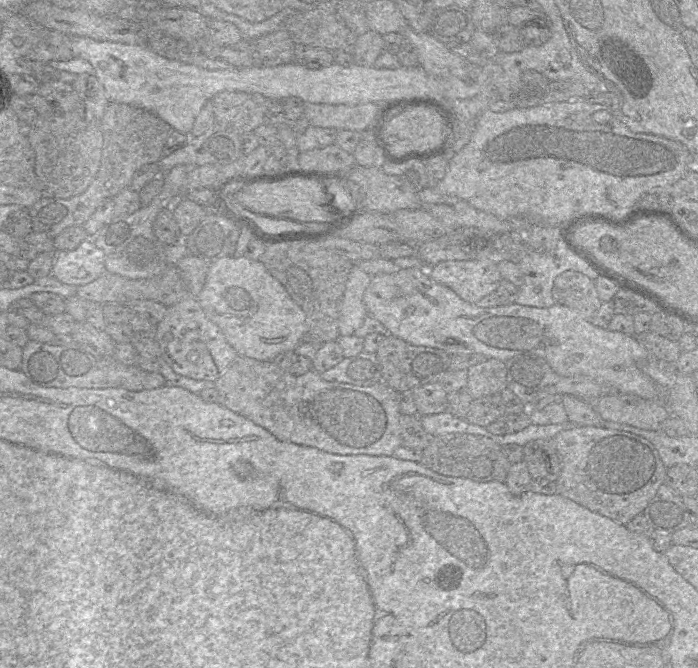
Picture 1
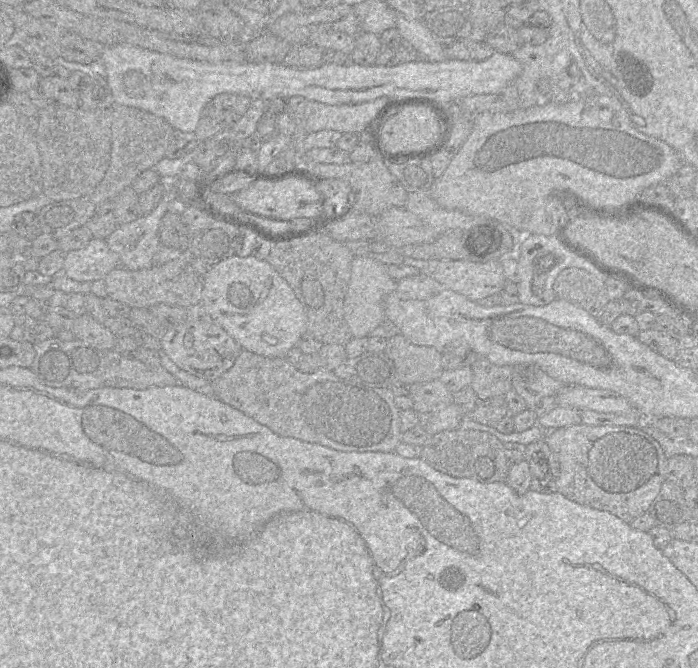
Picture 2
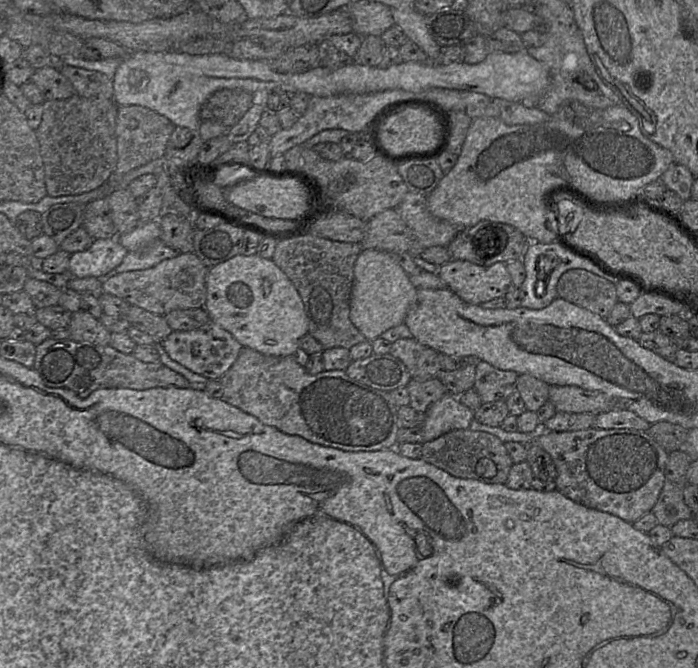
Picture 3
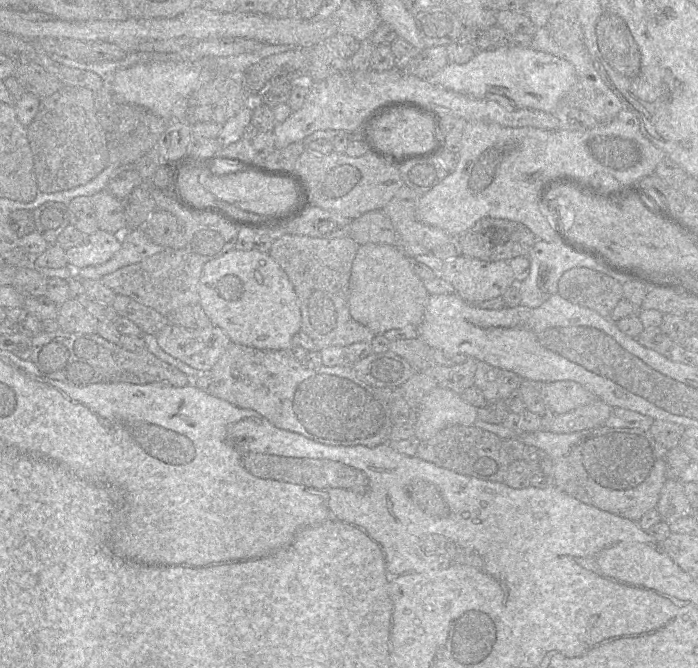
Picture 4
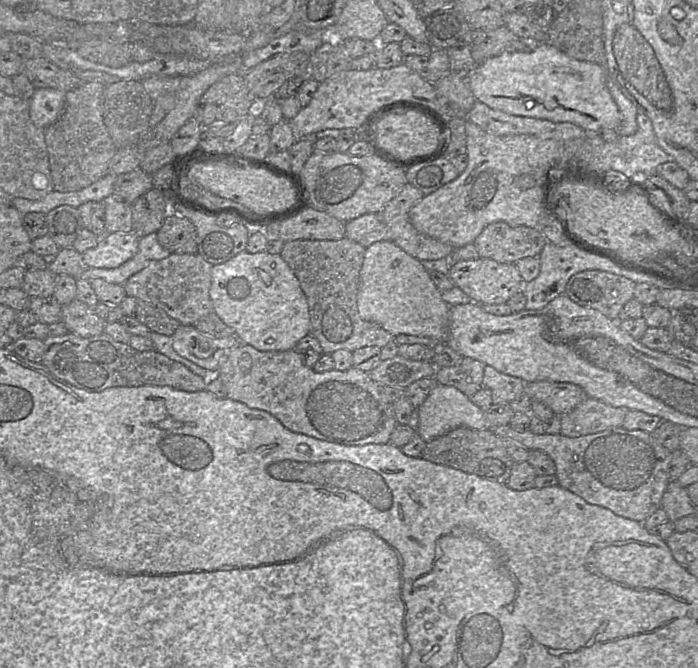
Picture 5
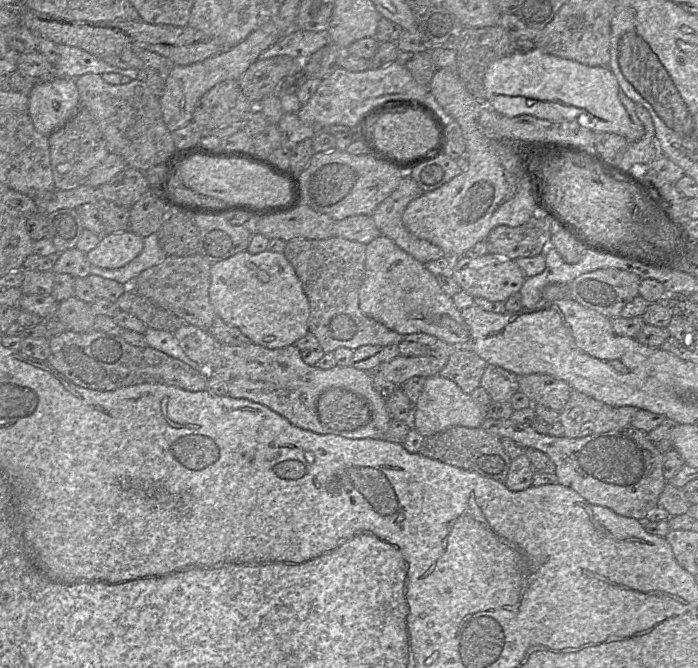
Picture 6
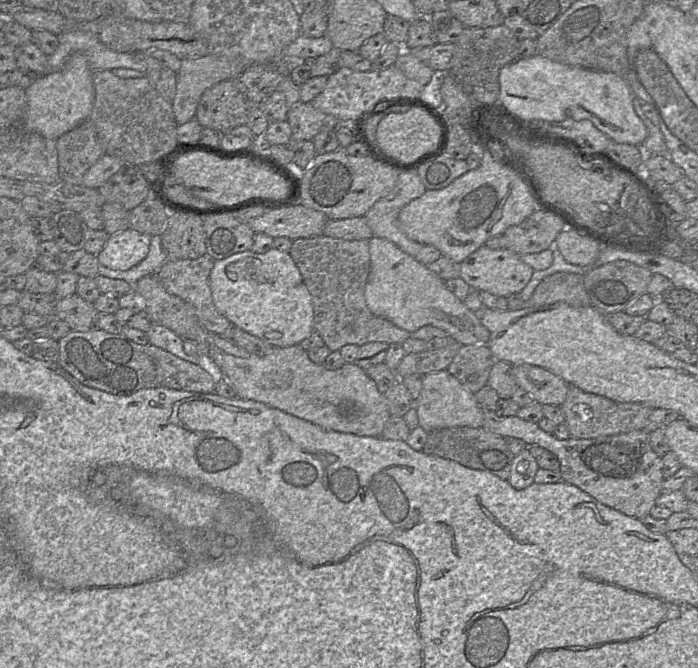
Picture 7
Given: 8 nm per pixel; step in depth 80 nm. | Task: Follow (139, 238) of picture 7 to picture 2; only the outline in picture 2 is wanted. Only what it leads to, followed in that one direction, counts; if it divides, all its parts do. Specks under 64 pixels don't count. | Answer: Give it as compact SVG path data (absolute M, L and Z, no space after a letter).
M91 237L84 248L65 254L61 274L78 282L94 282L119 266L120 258L107 245L106 239Z

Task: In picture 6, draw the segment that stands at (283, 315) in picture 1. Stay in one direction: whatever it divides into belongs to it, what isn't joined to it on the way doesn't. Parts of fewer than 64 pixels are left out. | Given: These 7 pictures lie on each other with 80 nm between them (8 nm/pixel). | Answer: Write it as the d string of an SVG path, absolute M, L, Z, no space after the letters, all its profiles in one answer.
M266 250L258 254L251 254L247 251L244 251L235 254L234 256L226 260L212 264L210 269L209 298L216 316L219 317L227 325L239 329L241 333L245 335L252 344L256 344L269 349L277 349L293 346L297 340L304 337L309 332L309 326L308 326L309 313L310 313L309 301L304 292L302 283L298 278L293 266L287 260L287 258L282 252L272 252Z

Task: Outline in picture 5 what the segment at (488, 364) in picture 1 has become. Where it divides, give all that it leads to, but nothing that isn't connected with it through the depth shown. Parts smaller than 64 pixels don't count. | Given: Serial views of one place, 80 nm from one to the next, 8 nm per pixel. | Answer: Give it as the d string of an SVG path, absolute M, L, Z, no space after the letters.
M485 365L482 387L491 392L492 402L510 403L524 392L525 383L518 377L501 373L489 365Z

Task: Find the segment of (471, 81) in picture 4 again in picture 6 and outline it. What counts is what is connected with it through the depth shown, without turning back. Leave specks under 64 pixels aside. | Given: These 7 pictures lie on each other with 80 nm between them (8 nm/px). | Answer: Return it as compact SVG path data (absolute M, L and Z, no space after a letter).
M535 48L492 62L484 76L486 104L506 117L531 115L549 121L576 121L594 133L626 136L632 127L619 99L620 86L607 66L591 67Z

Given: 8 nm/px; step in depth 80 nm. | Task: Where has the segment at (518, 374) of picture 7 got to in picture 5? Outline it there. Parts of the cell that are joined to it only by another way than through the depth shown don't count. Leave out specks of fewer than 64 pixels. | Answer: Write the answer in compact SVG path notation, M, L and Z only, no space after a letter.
M529 382L525 383L524 393L531 400L537 400L550 407L555 415L572 411L587 397L580 386L569 382Z

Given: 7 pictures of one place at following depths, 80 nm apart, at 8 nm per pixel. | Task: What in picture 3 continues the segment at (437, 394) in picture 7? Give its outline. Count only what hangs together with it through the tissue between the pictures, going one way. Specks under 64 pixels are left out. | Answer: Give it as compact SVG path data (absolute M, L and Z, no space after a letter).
M446 394L422 414L424 441L432 441L452 430L468 429L474 411L462 404L458 396Z

